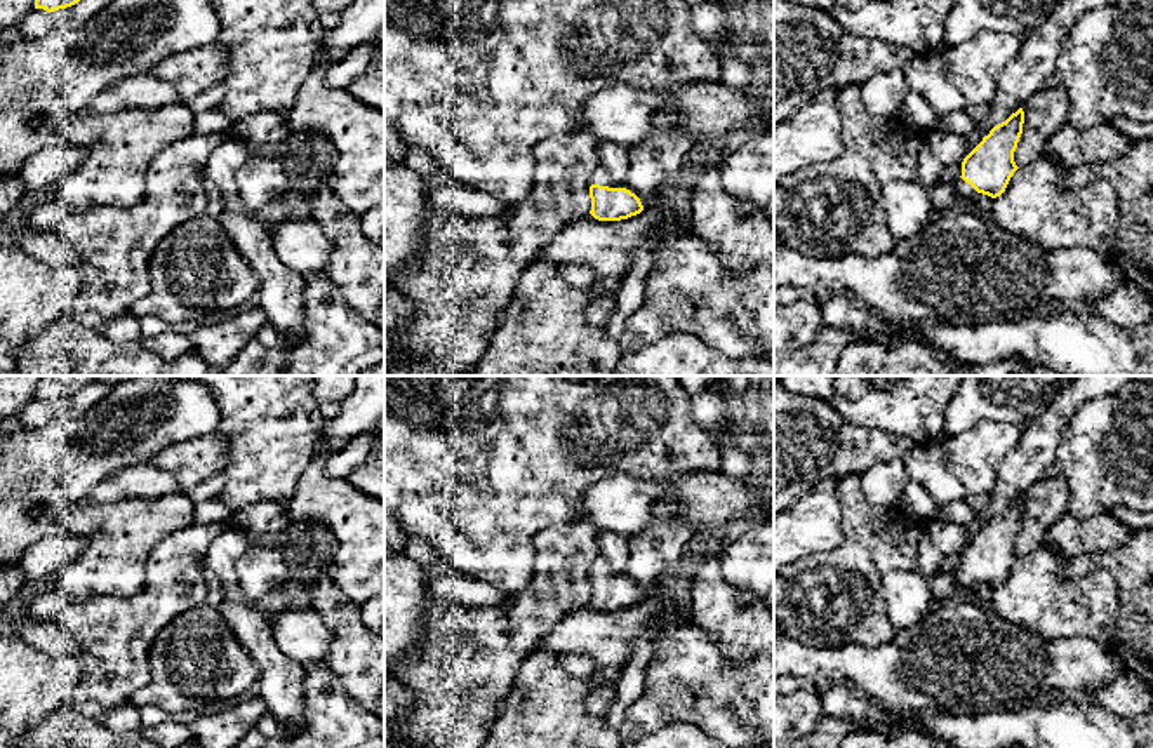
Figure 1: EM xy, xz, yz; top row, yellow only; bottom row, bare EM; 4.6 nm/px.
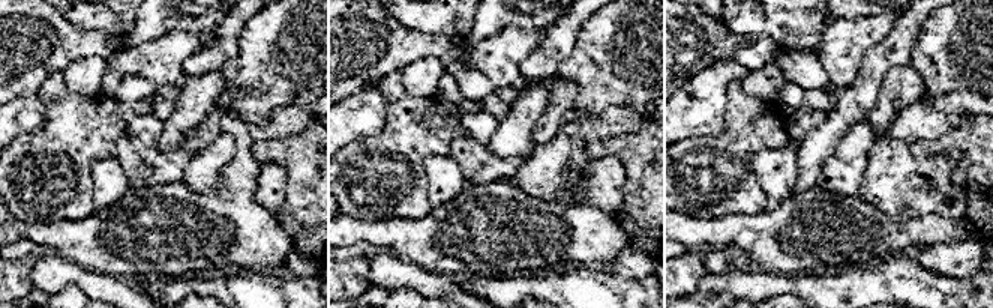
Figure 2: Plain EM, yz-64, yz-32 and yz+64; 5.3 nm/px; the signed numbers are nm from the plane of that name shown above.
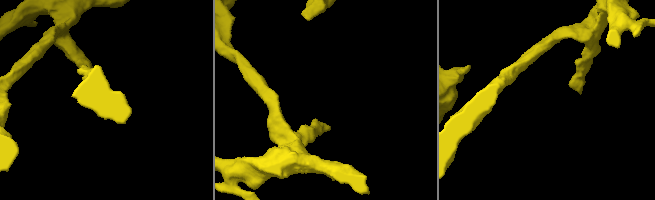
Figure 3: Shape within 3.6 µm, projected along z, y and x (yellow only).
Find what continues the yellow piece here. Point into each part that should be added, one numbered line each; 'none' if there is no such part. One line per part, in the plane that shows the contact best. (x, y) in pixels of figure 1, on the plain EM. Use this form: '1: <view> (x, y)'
1: xz (602, 567)

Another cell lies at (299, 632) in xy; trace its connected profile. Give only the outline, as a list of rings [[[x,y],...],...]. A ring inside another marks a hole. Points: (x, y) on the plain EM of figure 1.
[[[287,607],[271,619],[278,649],[306,666],[322,663],[332,642],[332,631],[311,607]]]

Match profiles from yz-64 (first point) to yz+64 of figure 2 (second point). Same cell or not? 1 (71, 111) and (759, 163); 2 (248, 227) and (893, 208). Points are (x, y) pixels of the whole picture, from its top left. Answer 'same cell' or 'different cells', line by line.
1: different cells
2: different cells

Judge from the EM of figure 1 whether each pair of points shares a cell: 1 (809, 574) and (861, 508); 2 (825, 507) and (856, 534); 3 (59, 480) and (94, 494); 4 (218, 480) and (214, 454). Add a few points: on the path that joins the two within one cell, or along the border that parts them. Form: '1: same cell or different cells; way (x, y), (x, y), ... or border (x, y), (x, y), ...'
1: same cell; way (830, 569), (861, 538), (861, 529)
2: different cells; border (839, 482), (842, 541), (833, 548), (814, 552)
3: different cells; border (124, 468), (98, 482), (77, 503)
4: different cells; border (225, 470), (209, 475), (185, 491)

